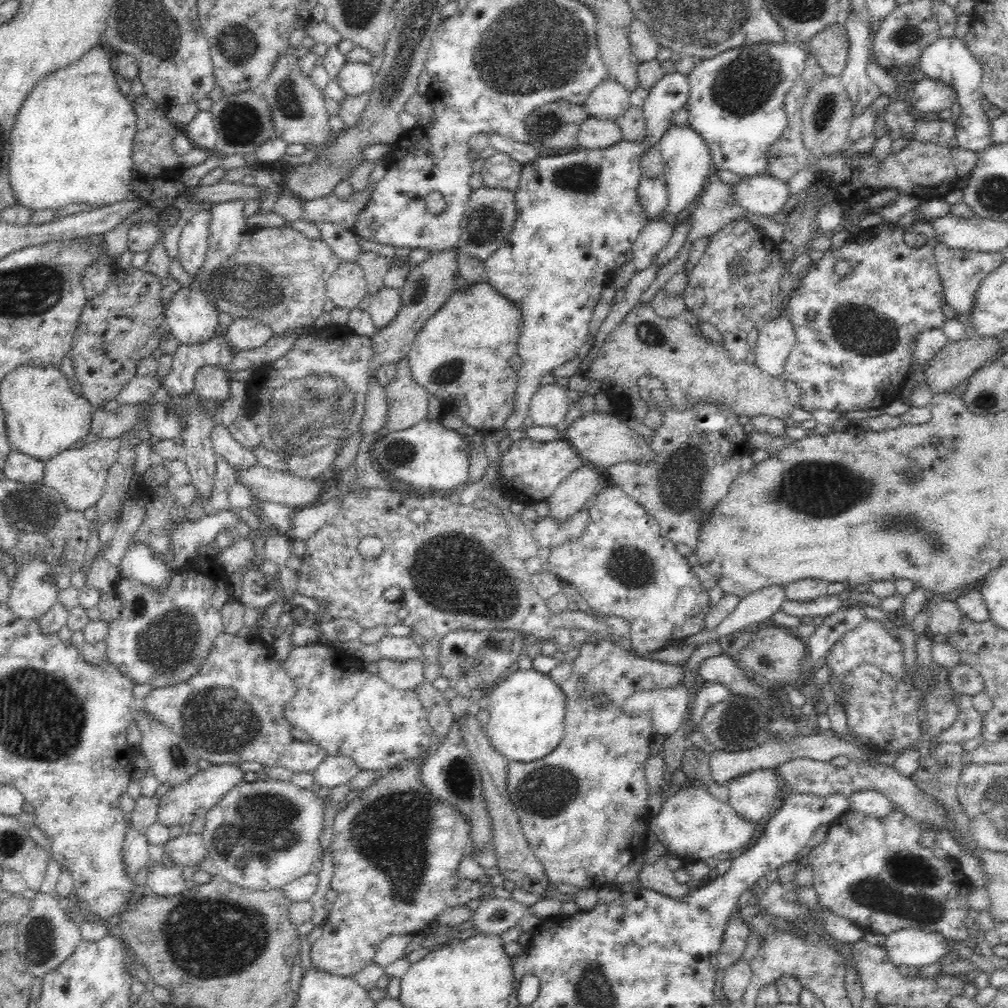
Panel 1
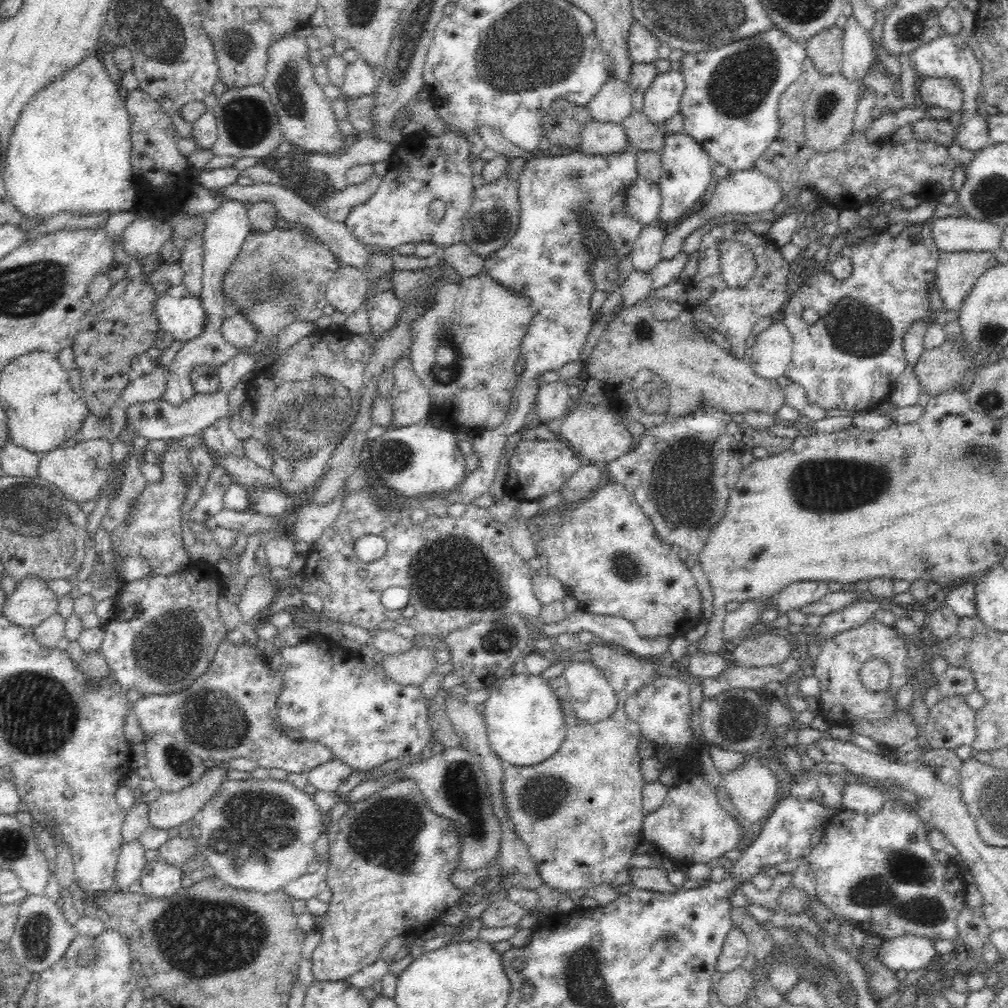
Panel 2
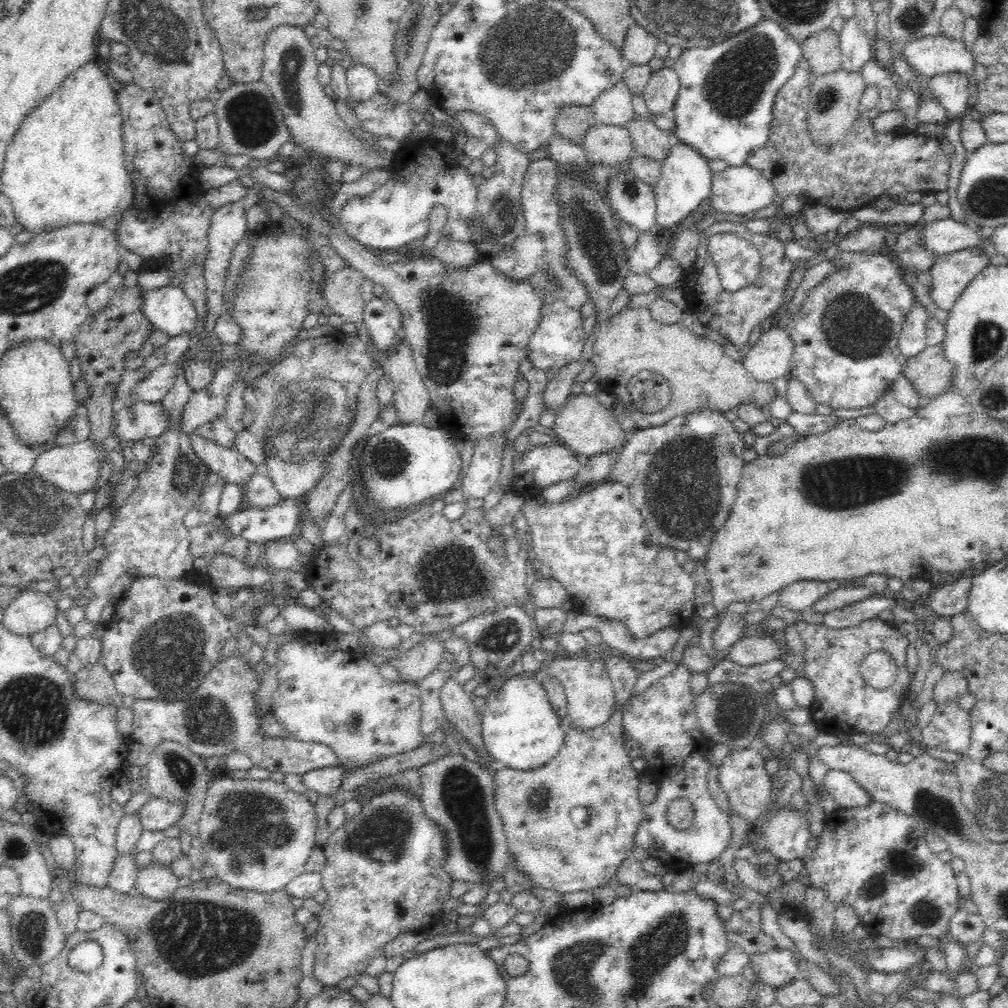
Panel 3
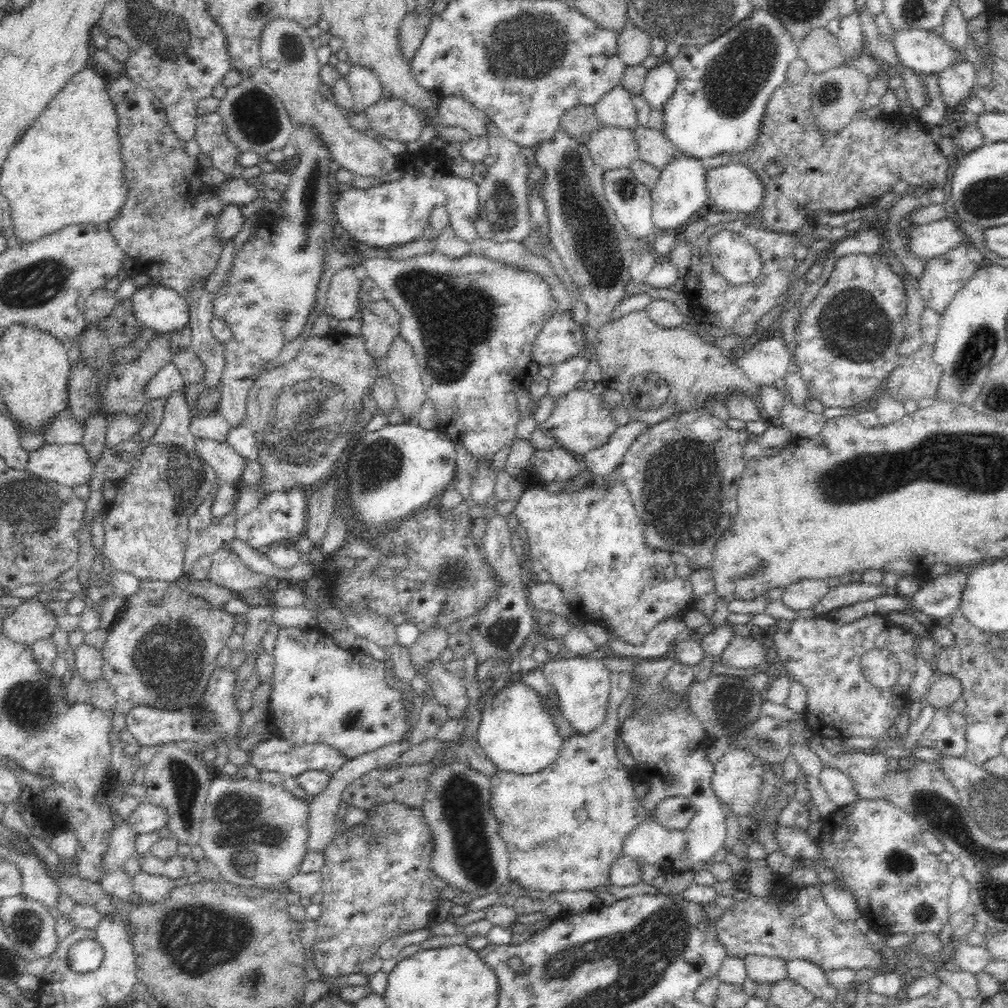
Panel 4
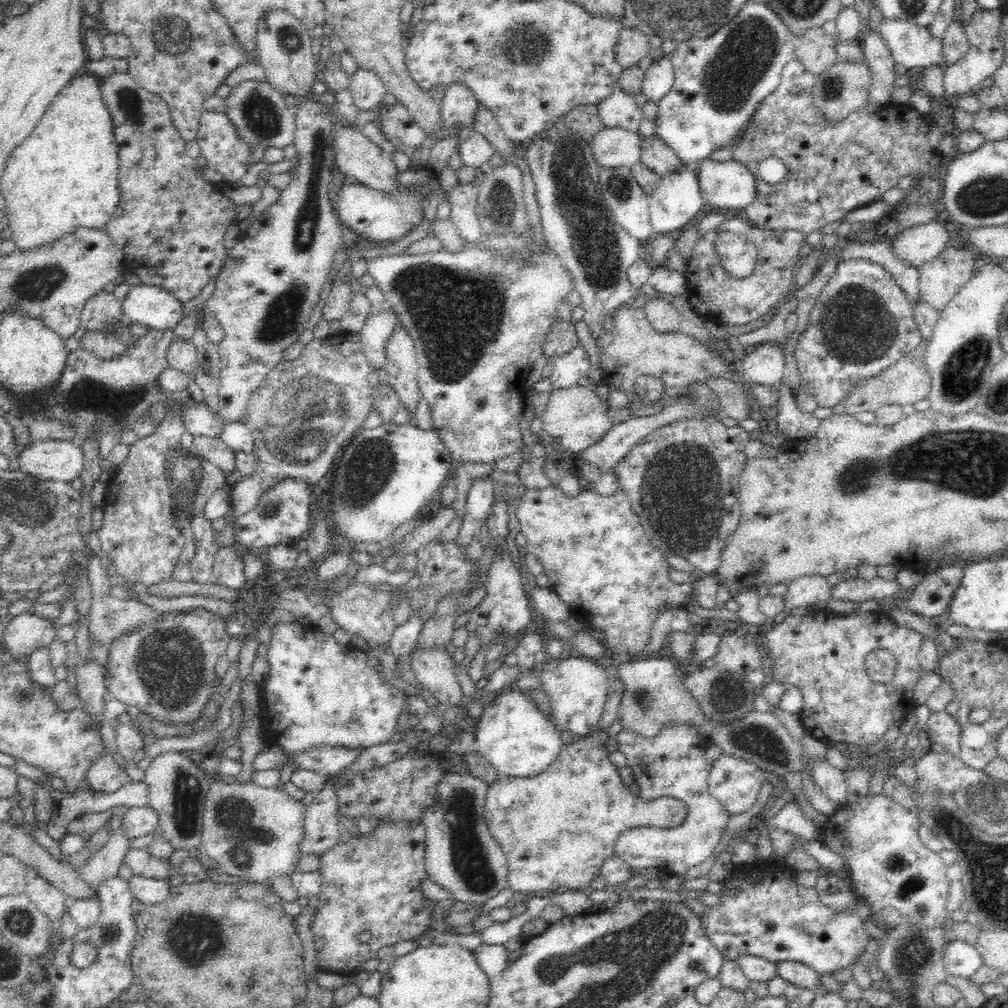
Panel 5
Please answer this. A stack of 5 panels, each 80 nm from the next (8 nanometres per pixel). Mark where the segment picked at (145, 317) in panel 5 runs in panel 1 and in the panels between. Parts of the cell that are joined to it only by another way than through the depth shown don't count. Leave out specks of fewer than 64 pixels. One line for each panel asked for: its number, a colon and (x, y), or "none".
1: (189, 317)
2: (180, 314)
3: (168, 309)
4: (158, 307)

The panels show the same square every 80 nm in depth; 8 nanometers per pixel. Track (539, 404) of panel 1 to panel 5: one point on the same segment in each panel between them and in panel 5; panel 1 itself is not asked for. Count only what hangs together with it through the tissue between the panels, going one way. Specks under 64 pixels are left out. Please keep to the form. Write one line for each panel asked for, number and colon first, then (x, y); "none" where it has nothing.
2: (552, 399)
3: (557, 390)
4: (567, 374)
5: (568, 368)

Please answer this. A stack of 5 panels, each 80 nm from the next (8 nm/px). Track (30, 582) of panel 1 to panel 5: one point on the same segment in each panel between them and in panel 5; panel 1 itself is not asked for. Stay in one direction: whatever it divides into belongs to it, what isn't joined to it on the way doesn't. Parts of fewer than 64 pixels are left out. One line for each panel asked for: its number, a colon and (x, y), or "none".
2: (32, 602)
3: (30, 612)
4: (30, 622)
5: (27, 632)

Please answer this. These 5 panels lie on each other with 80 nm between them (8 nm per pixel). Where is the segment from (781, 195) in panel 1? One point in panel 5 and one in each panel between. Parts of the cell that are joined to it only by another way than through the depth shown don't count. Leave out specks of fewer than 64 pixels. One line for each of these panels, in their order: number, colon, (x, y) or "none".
2: (745, 192)
3: (740, 190)
4: (735, 188)
5: (723, 185)

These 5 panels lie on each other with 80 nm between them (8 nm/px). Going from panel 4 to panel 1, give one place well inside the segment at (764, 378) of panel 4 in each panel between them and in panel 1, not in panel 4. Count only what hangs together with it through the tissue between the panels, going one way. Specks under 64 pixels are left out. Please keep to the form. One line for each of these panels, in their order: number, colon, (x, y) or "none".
1: (776, 338)
2: (769, 356)
3: (770, 357)

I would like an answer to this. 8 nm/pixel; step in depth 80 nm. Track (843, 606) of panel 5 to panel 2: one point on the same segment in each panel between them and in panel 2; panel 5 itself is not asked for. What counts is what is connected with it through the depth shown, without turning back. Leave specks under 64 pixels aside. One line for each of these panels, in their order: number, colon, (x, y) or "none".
2: (794, 596)
3: (800, 595)
4: (805, 593)

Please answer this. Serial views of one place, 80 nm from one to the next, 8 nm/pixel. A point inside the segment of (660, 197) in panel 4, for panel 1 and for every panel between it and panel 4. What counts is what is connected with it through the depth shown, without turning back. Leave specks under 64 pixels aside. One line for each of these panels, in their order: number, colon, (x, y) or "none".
1: (687, 167)
2: (686, 178)
3: (685, 182)

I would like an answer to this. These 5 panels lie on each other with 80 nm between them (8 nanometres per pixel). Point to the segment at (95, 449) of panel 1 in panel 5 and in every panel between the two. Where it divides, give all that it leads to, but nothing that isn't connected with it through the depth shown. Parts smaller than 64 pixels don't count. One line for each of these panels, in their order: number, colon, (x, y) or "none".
2: (79, 472)
3: (74, 468)
4: (68, 464)
5: (53, 459)

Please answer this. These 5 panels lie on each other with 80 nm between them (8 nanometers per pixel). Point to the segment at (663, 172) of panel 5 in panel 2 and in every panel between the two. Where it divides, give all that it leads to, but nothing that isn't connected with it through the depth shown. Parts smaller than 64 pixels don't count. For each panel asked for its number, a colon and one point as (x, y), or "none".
2: (643, 135)
3: (649, 142)
4: (653, 148)

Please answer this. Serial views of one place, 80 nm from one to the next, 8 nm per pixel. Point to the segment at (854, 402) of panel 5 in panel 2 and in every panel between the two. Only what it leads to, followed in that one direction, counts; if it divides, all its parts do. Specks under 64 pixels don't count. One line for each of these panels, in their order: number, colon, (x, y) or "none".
2: (940, 369)
3: (930, 374)
4: (915, 377)

